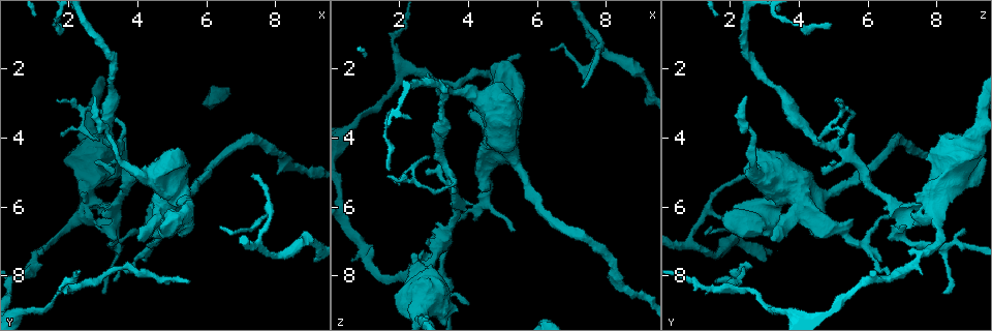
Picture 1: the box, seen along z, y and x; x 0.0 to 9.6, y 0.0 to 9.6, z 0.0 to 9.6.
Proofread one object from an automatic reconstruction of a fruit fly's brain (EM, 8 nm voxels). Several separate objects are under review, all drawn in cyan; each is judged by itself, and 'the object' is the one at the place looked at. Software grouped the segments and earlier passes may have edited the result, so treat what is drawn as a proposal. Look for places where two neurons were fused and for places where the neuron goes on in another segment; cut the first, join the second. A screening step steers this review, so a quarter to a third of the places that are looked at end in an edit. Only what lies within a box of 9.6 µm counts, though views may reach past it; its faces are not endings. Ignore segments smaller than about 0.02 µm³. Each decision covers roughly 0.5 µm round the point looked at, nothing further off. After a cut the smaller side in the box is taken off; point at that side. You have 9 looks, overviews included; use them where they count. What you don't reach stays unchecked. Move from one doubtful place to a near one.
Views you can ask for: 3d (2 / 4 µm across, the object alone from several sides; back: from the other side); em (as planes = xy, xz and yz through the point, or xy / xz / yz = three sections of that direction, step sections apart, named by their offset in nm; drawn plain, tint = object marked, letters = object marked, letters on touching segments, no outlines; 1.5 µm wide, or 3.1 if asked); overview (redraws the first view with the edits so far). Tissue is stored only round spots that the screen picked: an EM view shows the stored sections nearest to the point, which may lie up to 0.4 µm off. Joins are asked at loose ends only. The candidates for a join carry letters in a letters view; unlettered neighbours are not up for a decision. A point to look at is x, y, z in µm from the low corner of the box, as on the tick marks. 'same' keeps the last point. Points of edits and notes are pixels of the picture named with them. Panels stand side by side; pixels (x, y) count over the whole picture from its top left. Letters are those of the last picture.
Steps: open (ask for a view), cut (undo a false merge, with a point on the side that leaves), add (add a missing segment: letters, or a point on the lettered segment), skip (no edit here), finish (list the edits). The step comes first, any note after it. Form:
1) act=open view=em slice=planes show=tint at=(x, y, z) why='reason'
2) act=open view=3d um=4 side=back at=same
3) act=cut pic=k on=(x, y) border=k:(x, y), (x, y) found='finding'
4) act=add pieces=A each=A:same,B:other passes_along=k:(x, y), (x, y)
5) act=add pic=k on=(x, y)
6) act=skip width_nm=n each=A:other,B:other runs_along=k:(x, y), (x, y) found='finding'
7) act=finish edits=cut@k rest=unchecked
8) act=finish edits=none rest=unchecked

act=open view=3d um=2 at=(2.80, 3.20, 5.45) why='closes a loop'

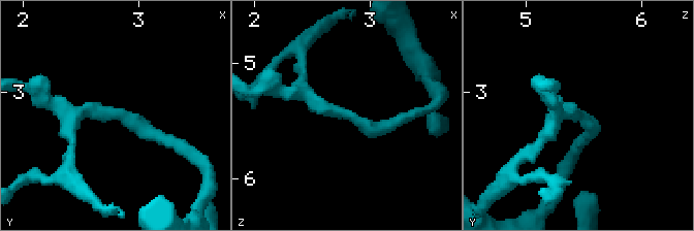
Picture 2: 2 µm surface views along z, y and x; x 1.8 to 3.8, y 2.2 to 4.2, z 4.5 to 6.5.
act=open view=em slice=yz step=8 show=letters at=(2.76, 3.16, 5.40) why='now the EM'

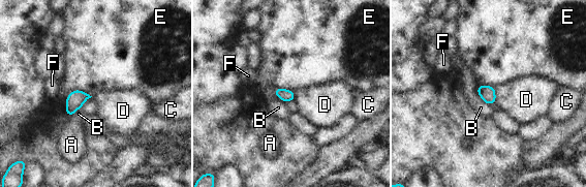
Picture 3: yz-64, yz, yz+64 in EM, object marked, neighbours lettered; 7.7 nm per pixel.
act=skip each=A:other,B:other,C:other,D:other,E:other,F:other border=3:(494, 88), (496, 101) found='one neuron here'

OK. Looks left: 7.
act=open view=3d um=4 at=(1.75, 0.75, 4.90) why='branch stops here'

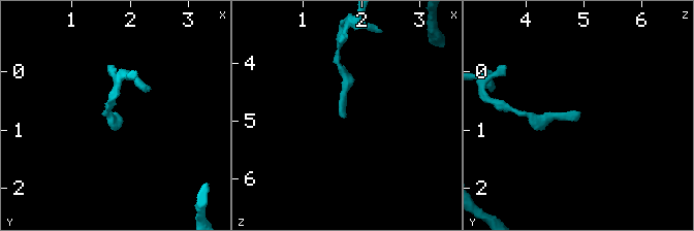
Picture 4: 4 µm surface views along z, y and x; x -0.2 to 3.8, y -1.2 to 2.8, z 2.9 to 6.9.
act=open view=em slice=xz step=8 show=tint at=(1.70, 0.70, 4.95) why='need the tissue'

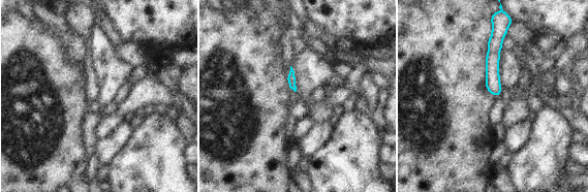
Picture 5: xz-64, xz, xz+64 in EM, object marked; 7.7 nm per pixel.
act=open view=em slice=planes show=letters at=same why='cut it another way'

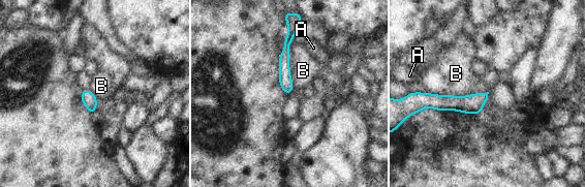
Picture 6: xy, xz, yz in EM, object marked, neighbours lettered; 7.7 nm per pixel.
act=skip width_nm=100 each=A:other,B:other found='none of them fits'

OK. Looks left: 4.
act=open view=3d um=4 at=(7.35, 5.15, 2.45) why='thin end'

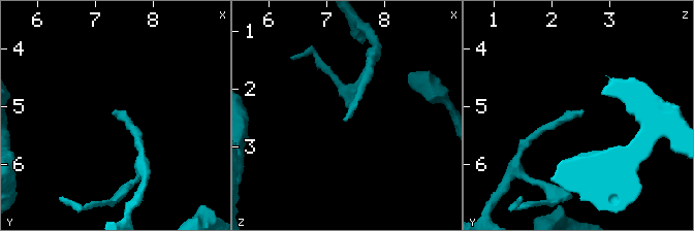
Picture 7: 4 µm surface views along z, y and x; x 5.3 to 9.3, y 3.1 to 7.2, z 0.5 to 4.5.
act=open view=em slice=planes show=letters at=(7.25, 5.15, 2.50) why='now the EM'

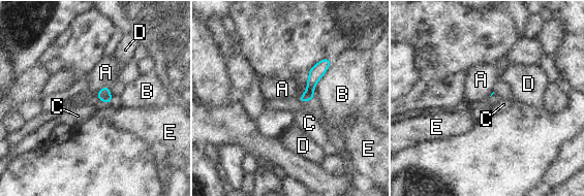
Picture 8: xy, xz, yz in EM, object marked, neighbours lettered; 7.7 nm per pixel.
act=skip each=A:other,B:other,C:other,D:other,E:other border=8:(109, 86), (104, 86), (95, 96) found='none of them fits'

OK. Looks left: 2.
act=open view=em slice=planes show=plain at=(6.35, 6.55, 1.45) why='an open end'

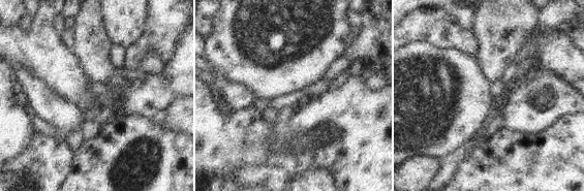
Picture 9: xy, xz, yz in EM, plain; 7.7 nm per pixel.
act=open view=em slice=planes show=letters at=same why='see the neighbours'

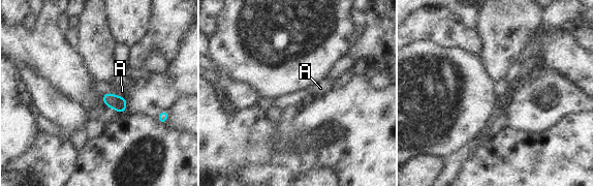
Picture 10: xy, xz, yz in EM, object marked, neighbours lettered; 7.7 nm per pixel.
act=skip width_nm=110 each=A:other border=10:(106, 92), (112, 92), (124, 98) found='none of them fits'

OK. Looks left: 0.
act=finish edits=none rest=unchecked

